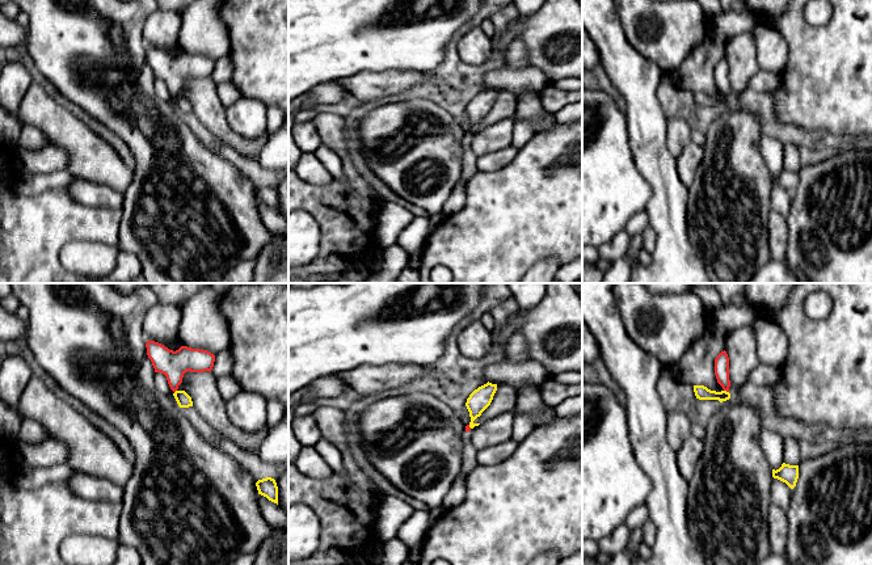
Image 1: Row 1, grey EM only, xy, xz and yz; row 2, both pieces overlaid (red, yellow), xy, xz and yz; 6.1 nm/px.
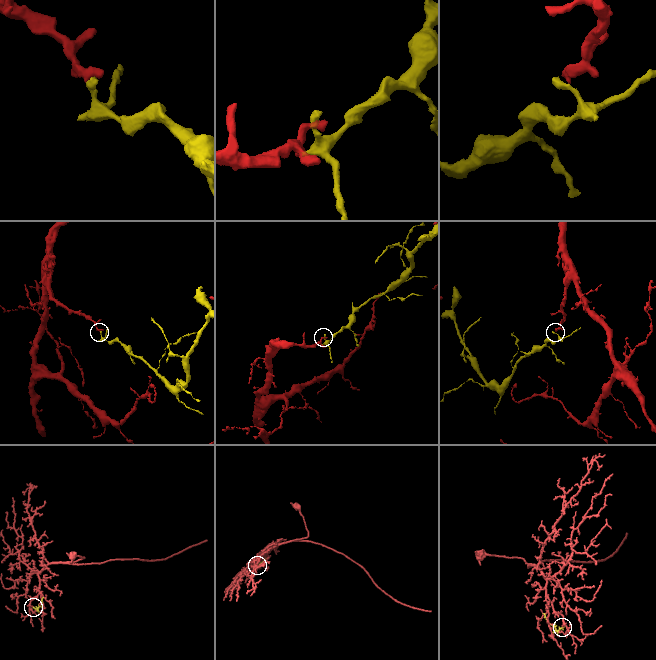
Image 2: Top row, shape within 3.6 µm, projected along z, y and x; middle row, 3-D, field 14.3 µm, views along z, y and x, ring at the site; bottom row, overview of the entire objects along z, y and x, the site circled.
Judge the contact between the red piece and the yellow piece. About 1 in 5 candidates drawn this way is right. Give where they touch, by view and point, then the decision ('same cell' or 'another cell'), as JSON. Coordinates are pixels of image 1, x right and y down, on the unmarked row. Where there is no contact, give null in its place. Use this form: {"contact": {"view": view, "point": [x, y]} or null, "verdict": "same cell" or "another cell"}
{"contact": {"view": "yz", "point": [727, 97]}, "verdict": "another cell"}

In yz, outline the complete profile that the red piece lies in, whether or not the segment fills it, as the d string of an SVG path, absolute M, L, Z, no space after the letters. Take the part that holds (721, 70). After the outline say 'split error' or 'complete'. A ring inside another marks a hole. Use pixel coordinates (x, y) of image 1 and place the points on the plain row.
M725 56L721 58L715 66L715 81L723 96L729 98L729 64Z; complete

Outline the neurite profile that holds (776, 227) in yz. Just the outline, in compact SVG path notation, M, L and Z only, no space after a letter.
M771 210L766 220L766 231L770 244L770 257L775 261L785 261L788 246L788 224L785 218Z

